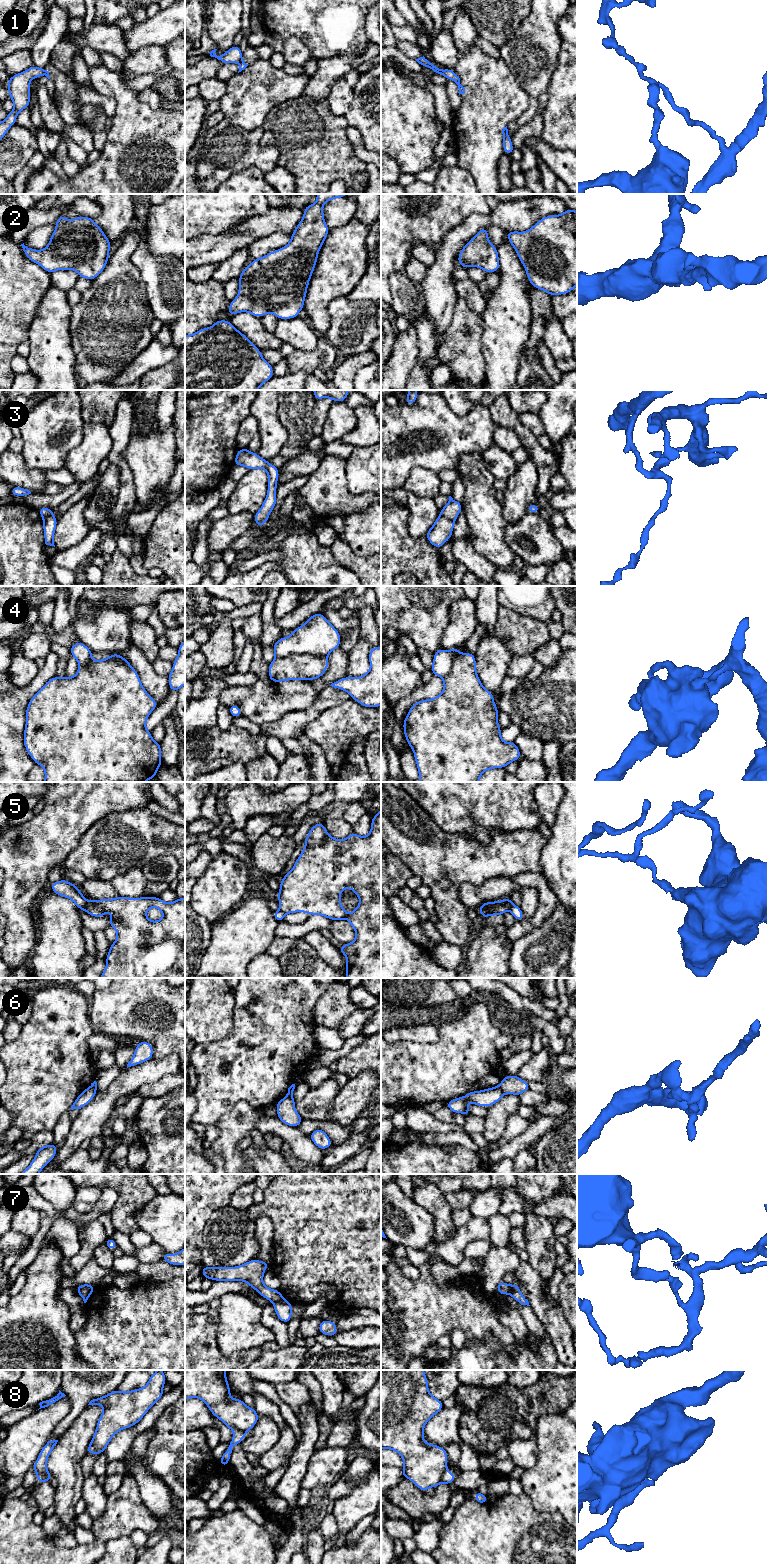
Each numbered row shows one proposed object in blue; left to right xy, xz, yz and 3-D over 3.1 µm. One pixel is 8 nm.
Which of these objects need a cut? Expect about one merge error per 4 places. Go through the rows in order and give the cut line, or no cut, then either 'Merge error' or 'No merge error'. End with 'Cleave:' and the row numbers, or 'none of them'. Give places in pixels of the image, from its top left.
1: Split along yz (441, 70), (442, 74). Merge error
2: No split. No merge error
3: Split along yz (440, 514), (454, 522). Merge error
4: Split along xz (326, 655), (290, 654), (275, 658). Merge error
5: Split along yz (506, 898), (510, 909). Merge error
6: Split along yz (498, 1086), (504, 1093). Merge error
7: Split along xz (283, 1298), (274, 1303). Merge error
8: Split along xz (244, 1431), (234, 1432). Merge error
Cleave: 1, 3, 4, 5, 6, 7, 8

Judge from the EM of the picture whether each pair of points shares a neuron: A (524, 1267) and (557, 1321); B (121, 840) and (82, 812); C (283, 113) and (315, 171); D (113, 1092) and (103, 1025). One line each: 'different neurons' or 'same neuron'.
A: same neuron
B: different neurons
C: same neuron
D: different neurons

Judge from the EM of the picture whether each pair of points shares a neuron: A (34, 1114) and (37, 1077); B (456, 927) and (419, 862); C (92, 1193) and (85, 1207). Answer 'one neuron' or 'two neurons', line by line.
A: one neuron
B: one neuron
C: one neuron

